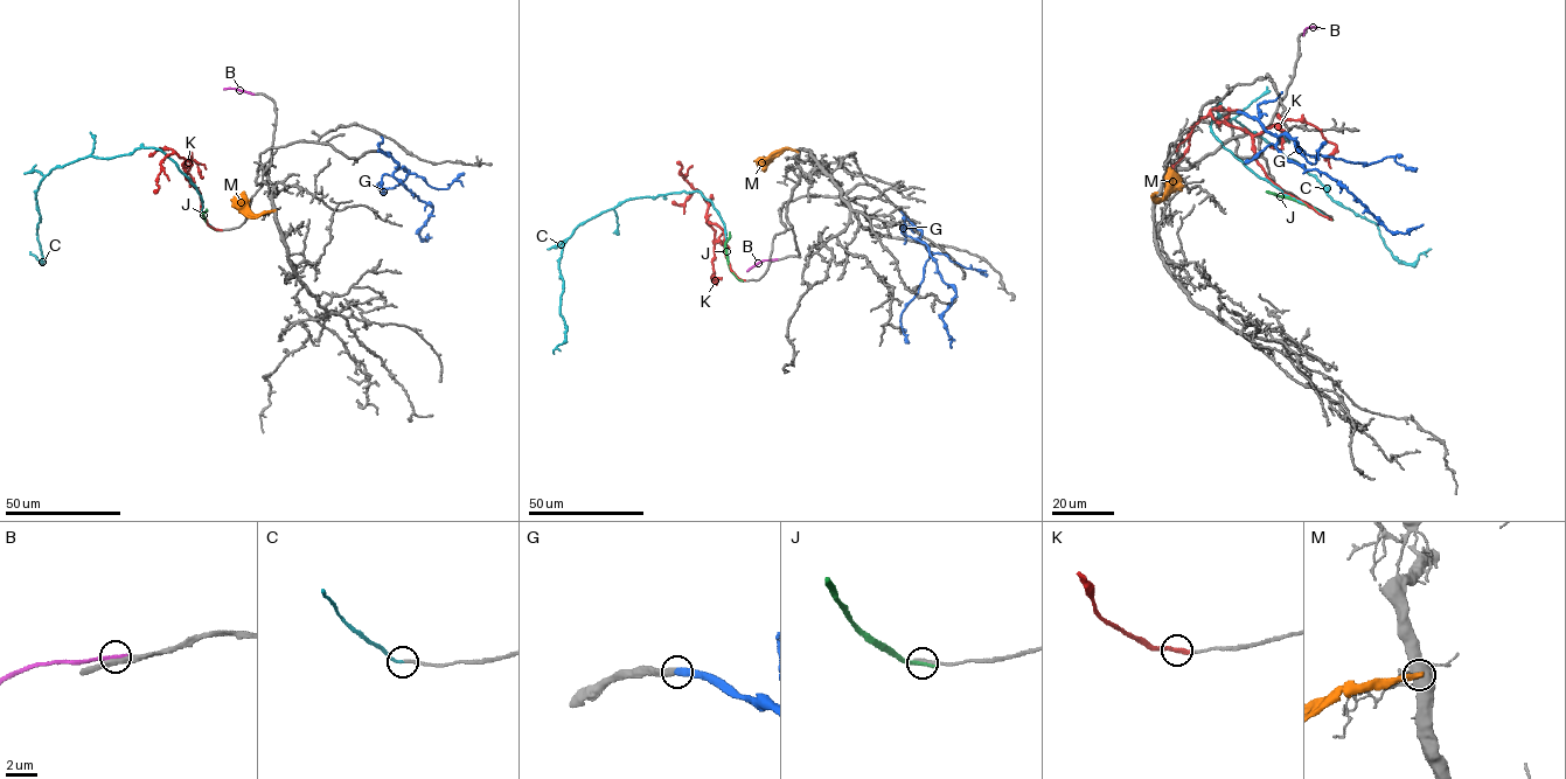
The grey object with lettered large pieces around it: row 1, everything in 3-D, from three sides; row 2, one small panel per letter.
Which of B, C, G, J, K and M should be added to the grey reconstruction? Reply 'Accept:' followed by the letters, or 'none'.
Accept: C, G

